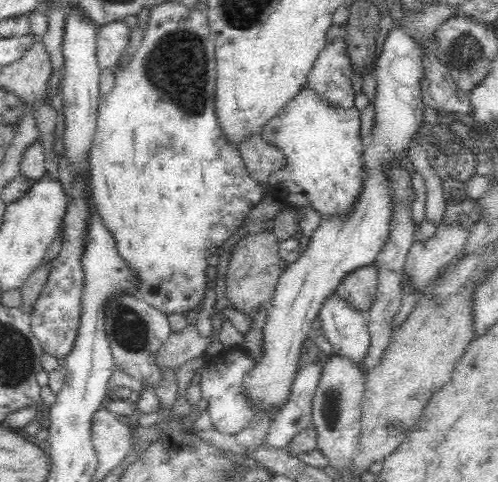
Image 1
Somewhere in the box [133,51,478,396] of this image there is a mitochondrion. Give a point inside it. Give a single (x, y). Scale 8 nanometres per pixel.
(442, 136)

